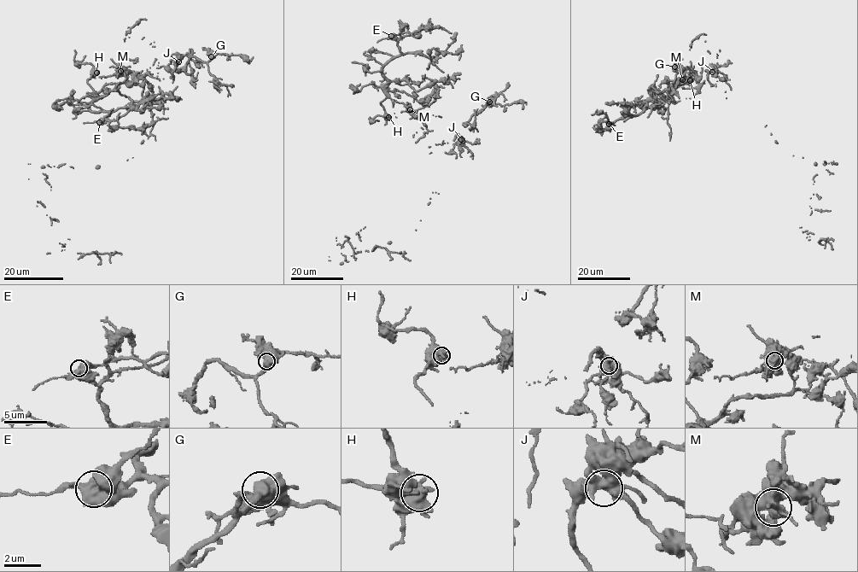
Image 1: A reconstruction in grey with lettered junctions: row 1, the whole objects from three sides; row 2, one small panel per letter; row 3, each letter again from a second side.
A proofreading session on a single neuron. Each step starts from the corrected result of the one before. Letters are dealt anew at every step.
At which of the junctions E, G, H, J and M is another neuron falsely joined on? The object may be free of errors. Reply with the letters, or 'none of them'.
M

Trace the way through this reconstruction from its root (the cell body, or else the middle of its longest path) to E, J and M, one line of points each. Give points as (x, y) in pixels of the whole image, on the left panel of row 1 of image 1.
E: (142, 92), (159, 68), (137, 59), (120, 69), (137, 72), (131, 81), (90, 103), (109, 111), (99, 122)
J: (142, 92), (157, 76), (157, 67), (166, 67), (173, 59), (178, 61)
M: (142, 92), (157, 76), (157, 67), (137, 59), (130, 70), (119, 71)

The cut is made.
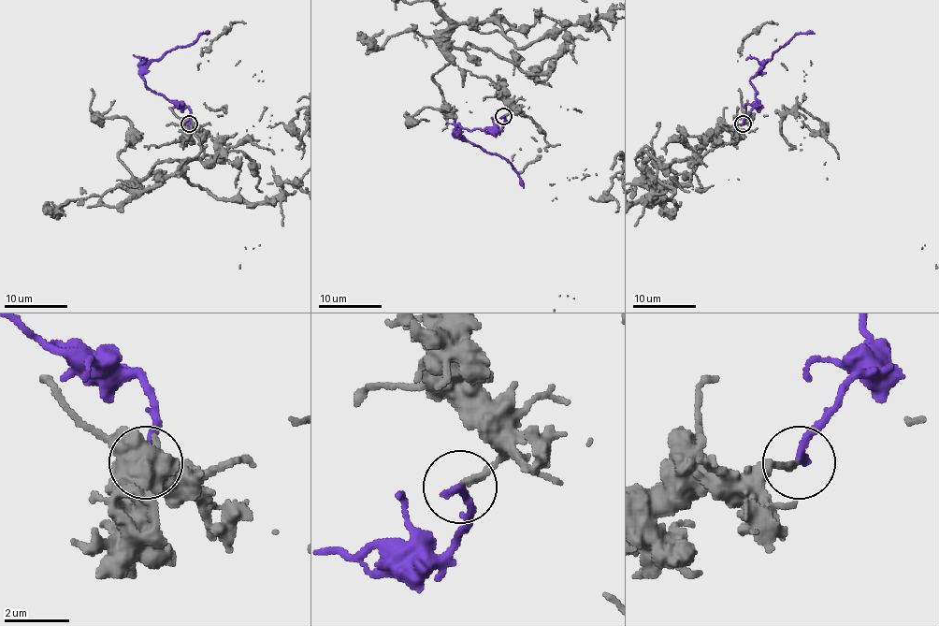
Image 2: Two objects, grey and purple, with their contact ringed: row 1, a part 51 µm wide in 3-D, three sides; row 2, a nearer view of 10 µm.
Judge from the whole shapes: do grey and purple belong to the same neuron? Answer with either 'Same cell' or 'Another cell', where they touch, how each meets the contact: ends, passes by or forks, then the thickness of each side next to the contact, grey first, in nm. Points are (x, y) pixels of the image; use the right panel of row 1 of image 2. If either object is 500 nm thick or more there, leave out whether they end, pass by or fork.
Same cell. Place: (743, 123). At the ring grey ends. At the ring purple ends. Thickness 190 nm (grey) against 280 nm

